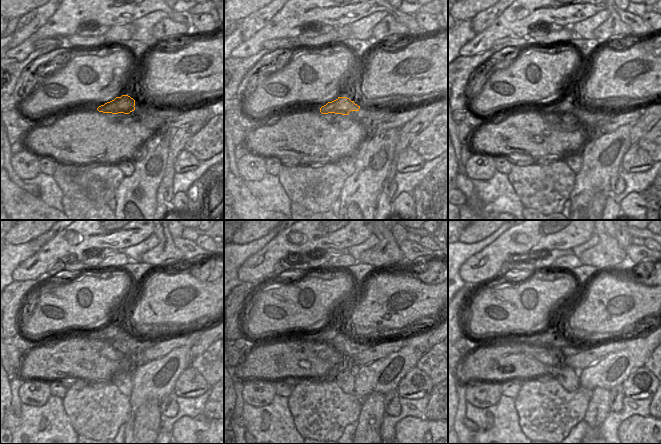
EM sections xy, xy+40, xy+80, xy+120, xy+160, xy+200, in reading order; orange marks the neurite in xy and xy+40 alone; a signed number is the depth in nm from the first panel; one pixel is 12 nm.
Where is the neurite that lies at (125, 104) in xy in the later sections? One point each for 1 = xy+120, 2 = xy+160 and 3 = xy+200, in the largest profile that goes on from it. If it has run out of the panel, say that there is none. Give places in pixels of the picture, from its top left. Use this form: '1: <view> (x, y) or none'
1: xy+120 (110, 334)
2: xy+160 (330, 336)
3: xy+200 (549, 338)

